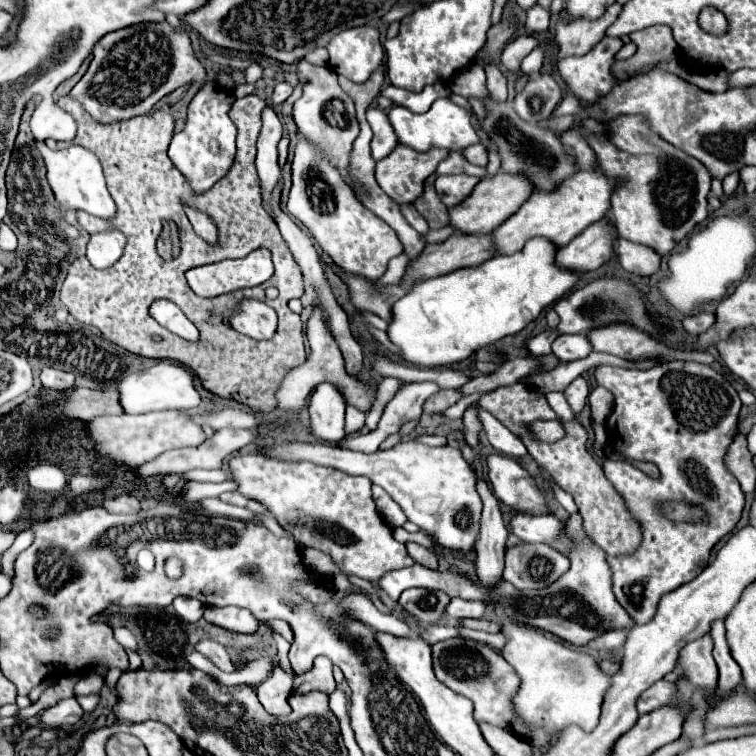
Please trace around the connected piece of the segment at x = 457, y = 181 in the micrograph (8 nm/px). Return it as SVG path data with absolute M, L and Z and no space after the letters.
M444 174L444 176L436 178L434 186L436 186L440 200L448 208L452 208L458 202L462 202L474 190L478 180L480 178L474 178L474 176L468 176L468 174Z

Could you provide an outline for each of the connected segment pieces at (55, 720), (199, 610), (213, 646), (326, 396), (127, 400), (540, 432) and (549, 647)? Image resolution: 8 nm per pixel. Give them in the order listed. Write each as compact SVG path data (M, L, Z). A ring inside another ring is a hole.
M66 698L66 700L60 700L56 706L42 712L42 724L46 728L76 724L82 716L84 716L84 710L78 704L78 700L76 698Z
M178 596L174 602L172 602L176 614L186 620L186 622L198 622L204 614L204 604L198 602L198 598L186 598L186 596Z
M200 640L198 646L196 646L196 652L204 654L208 660L212 660L224 672L234 672L236 670L236 666L232 664L226 648L216 640Z
M328 382L320 384L308 406L310 414L310 434L320 440L336 442L344 438L344 398L342 394Z
M162 360L150 368L144 368L140 372L128 374L120 382L118 394L120 394L120 406L126 414L144 414L144 412L152 412L152 410L172 410L172 408L192 410L200 404L200 394L194 388L190 370L186 370L180 364L166 362L166 360Z
M548 420L548 422L534 422L530 426L532 434L538 438L538 440L544 440L544 442L556 442L564 436L564 428L560 422L554 422L554 420Z
M508 618L498 620L502 624L502 632L506 634L506 646L500 654L510 666L514 666L520 678L520 688L512 702L514 712L518 718L522 718L522 722L526 722L526 728L530 730L526 736L528 744L534 750L552 746L552 742L556 742L562 730L566 730L570 724L576 724L586 732L594 730L600 720L602 698L612 682L610 676L600 670L598 660L586 652L568 648L554 636L548 636L540 630L536 632L532 626L516 624Z

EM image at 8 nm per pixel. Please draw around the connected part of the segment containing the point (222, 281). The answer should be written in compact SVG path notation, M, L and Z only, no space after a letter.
M258 248L258 250L250 252L246 258L222 260L222 262L216 262L216 264L192 268L192 270L186 272L186 280L188 280L188 286L192 288L194 294L210 298L210 296L220 296L224 292L232 292L232 290L238 290L238 288L258 286L258 284L266 282L272 274L274 274L274 264L270 252L264 250L264 248Z

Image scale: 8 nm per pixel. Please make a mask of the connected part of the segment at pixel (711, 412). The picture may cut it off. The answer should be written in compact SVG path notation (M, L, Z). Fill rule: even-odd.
M672 360L658 364L650 370L628 370L616 366L598 366L596 380L600 386L614 394L614 412L606 420L606 430L614 434L614 450L622 454L624 460L606 459L603 470L614 488L628 502L630 512L642 524L642 544L632 556L608 556L608 564L614 578L614 594L618 602L630 612L636 624L646 624L656 614L658 602L664 594L676 590L678 586L696 578L696 574L708 564L712 546L726 534L734 530L744 508L744 492L738 480L726 470L724 454L732 444L738 430L740 398L734 386L716 370L698 362ZM634 460L652 462L660 468L662 478L646 478L644 472L636 470ZM656 502L688 502L690 506L702 506L710 510L710 522L670 522L662 518L654 506Z

